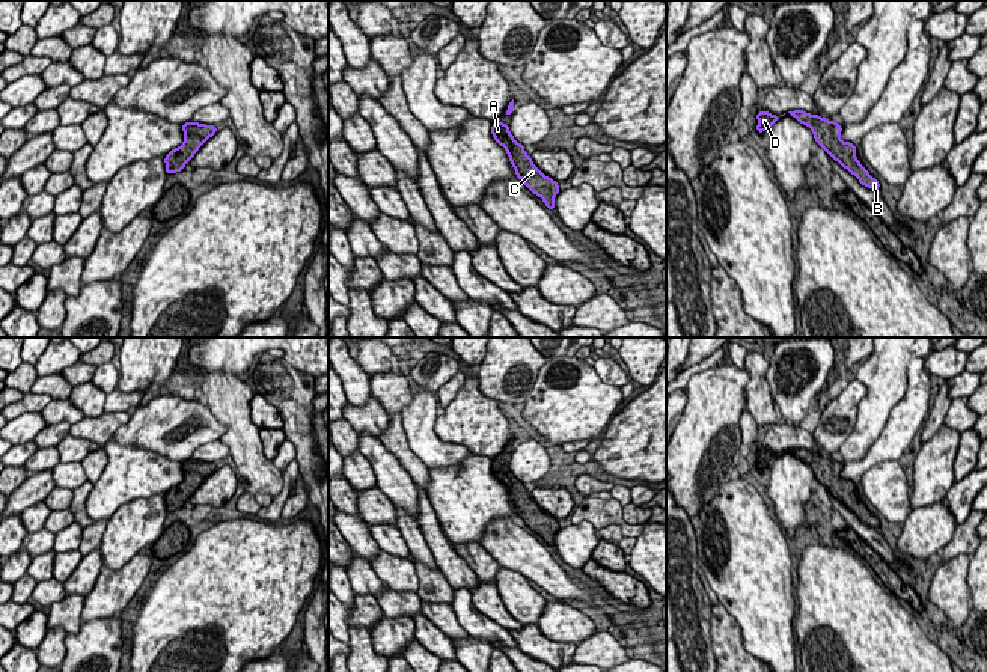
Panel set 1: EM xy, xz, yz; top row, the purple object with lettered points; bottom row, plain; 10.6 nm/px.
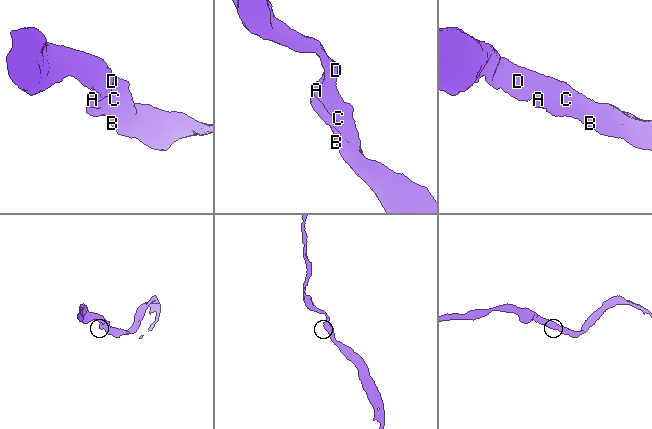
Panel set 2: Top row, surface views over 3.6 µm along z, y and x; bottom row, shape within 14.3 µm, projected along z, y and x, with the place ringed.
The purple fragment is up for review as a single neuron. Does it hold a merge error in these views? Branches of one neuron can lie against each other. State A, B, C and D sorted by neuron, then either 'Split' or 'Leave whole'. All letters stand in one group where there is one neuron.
Groups: A B C D. Leave whole

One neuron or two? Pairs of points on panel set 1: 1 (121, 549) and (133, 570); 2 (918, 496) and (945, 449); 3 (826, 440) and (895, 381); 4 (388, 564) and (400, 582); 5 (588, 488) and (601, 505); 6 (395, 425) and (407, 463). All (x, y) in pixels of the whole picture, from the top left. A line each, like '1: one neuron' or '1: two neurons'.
1: two neurons
2: one neuron
3: two neurons
4: one neuron
5: two neurons
6: one neuron

